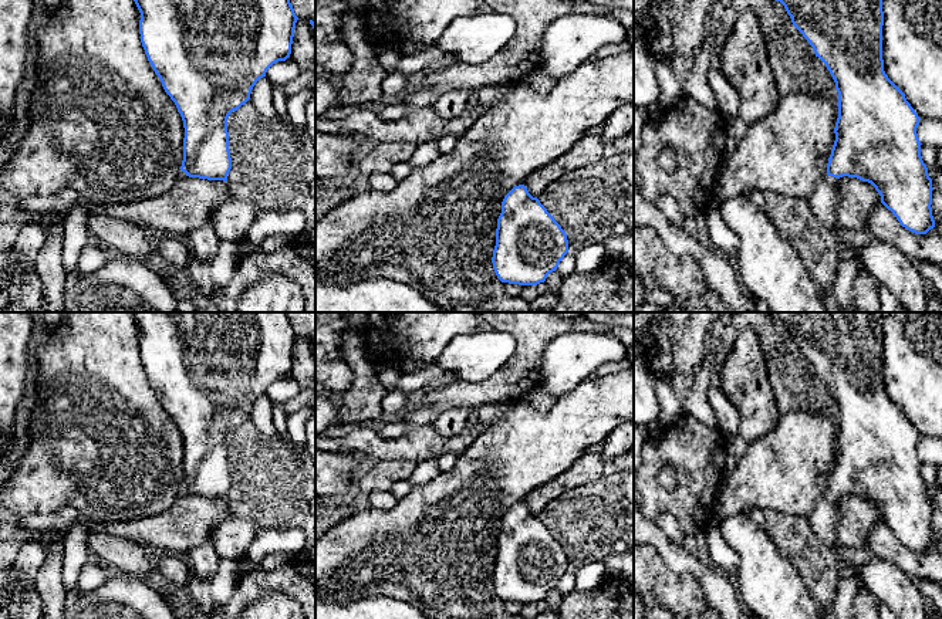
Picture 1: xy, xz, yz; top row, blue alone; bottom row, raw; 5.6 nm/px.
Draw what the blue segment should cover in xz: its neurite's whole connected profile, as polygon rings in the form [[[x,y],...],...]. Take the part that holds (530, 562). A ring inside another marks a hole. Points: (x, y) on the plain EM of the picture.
[[[524,503],[502,520],[497,537],[493,588],[502,601],[537,603],[557,588],[568,571],[565,549]]]

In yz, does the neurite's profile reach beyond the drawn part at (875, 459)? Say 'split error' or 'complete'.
split error

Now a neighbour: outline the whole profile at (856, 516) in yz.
[[[857,495],[838,497],[837,545],[858,548],[867,545],[871,528],[881,522],[881,514],[875,505]]]

